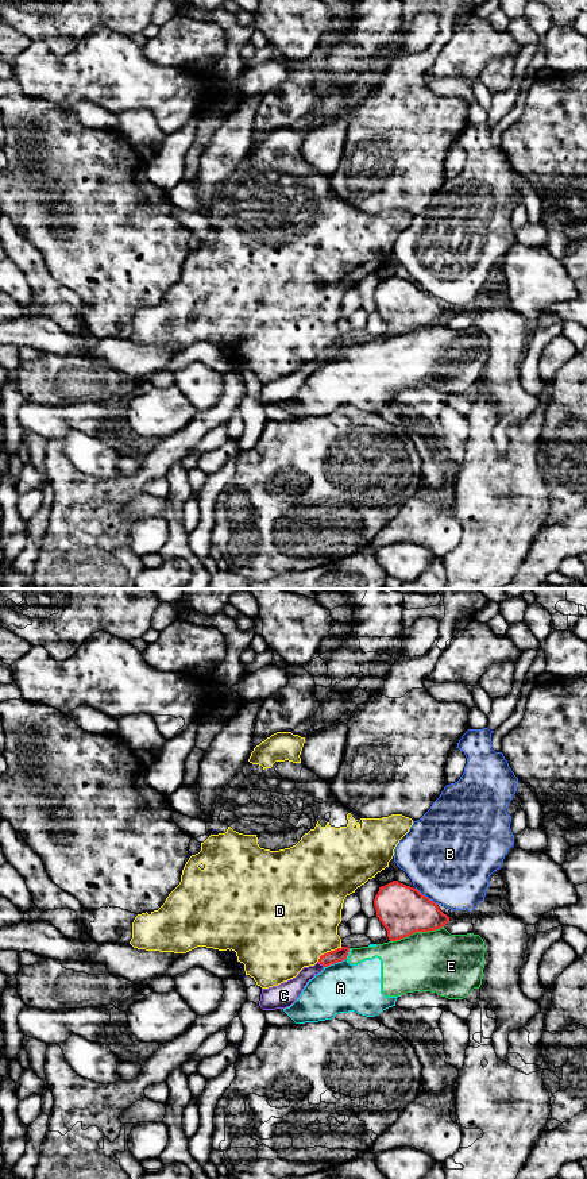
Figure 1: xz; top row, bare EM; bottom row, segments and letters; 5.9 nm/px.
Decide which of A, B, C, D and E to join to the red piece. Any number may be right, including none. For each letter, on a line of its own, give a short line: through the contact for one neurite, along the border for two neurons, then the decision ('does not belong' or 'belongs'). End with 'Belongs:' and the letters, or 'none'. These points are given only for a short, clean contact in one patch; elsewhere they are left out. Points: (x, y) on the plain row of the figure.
A: line xz (350, 343), (344, 354), (324, 362); does not belong
B: line xz (416, 282), (437, 299); does not belong
C: belongs
D: line xz (342, 342), (324, 347), (317, 355); does not belong
E: does not belong
Belongs: C

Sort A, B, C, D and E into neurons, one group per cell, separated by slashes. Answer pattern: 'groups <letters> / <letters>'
groups A E / B / C / D

